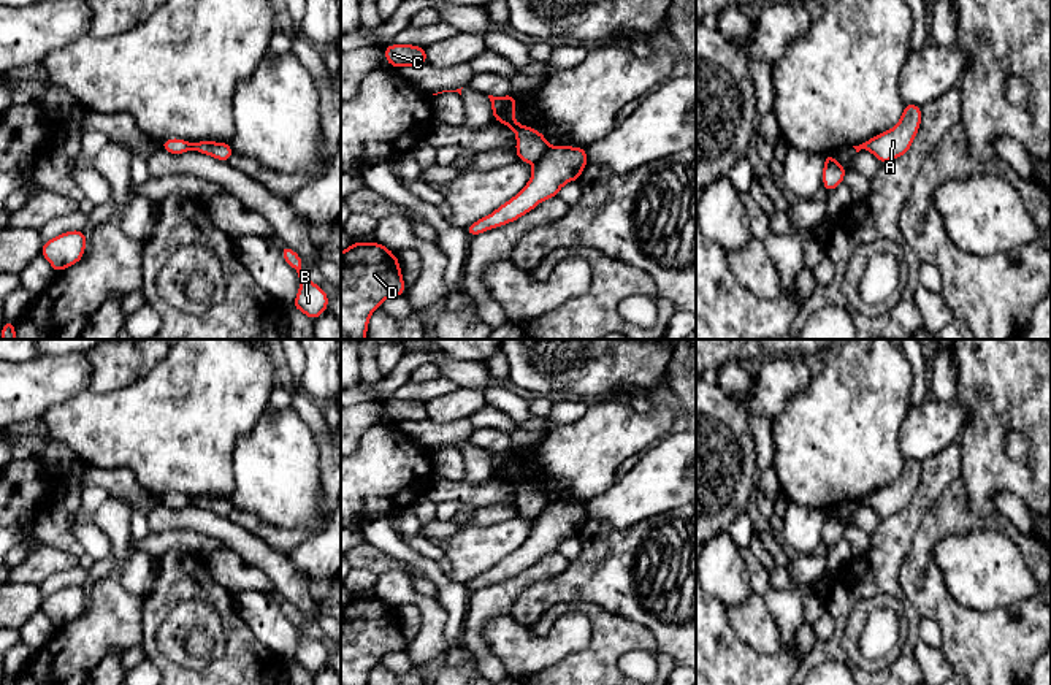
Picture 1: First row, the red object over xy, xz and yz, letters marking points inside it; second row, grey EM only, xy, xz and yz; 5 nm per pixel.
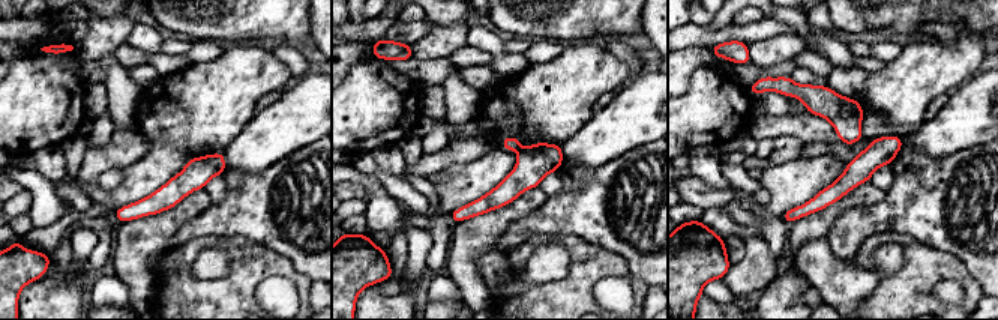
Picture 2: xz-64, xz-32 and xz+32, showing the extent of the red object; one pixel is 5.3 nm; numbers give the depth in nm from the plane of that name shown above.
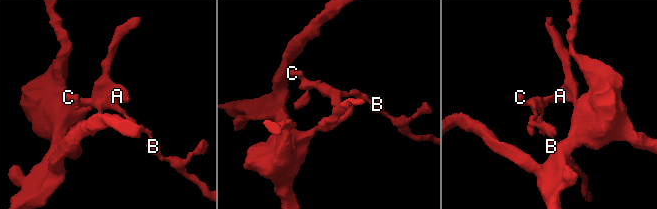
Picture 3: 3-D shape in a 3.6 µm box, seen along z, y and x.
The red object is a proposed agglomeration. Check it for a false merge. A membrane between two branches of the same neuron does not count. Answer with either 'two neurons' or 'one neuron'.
two neurons

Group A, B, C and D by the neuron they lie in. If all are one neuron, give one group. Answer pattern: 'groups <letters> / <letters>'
groups A D / B C

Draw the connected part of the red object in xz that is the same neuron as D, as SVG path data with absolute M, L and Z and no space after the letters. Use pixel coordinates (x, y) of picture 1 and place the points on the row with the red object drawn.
M357 243L341 252L341 339L366 339L371 314L384 300L401 297L406 284L399 258L380 243Z

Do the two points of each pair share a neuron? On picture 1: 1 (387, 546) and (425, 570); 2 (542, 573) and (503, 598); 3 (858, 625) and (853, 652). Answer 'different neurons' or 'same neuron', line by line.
1: same neuron
2: same neuron
3: same neuron

